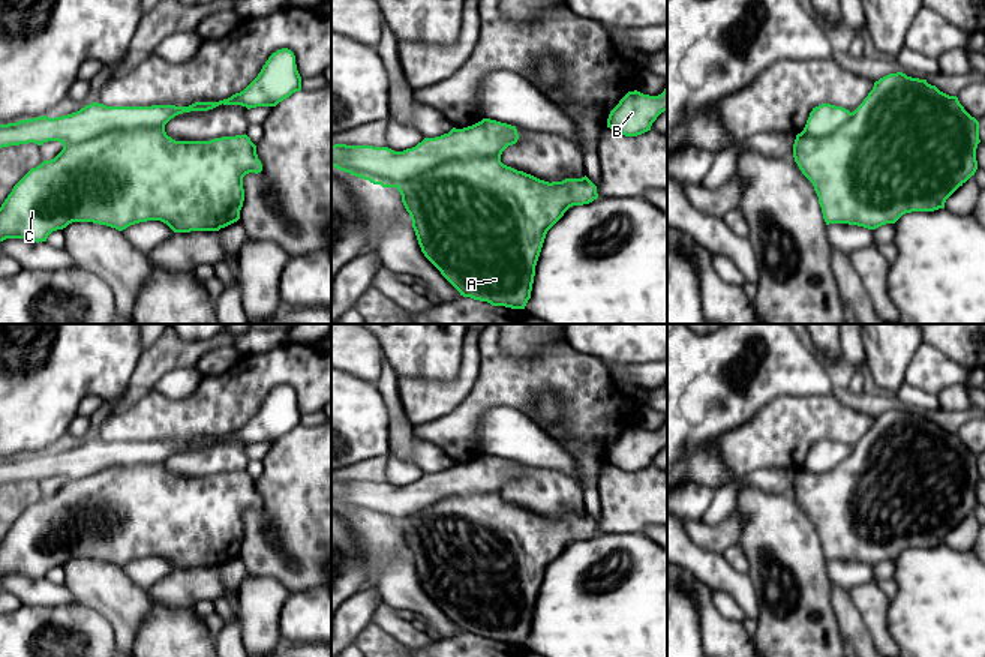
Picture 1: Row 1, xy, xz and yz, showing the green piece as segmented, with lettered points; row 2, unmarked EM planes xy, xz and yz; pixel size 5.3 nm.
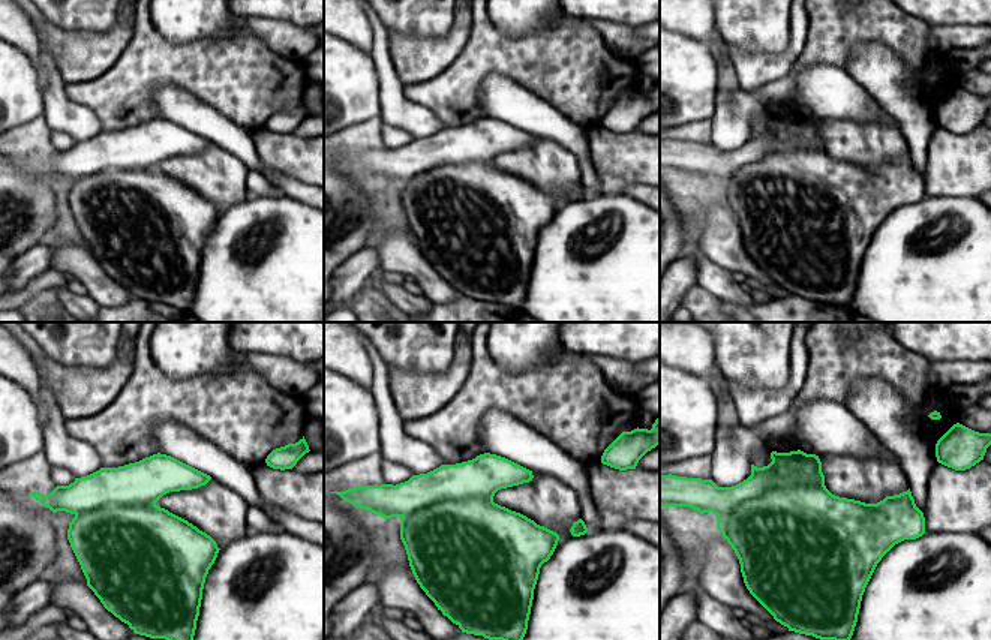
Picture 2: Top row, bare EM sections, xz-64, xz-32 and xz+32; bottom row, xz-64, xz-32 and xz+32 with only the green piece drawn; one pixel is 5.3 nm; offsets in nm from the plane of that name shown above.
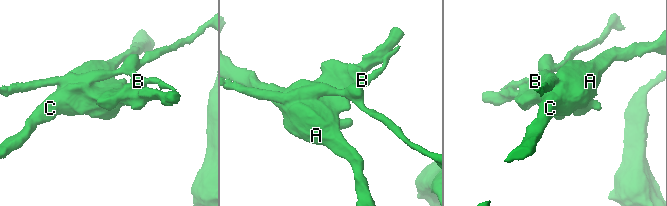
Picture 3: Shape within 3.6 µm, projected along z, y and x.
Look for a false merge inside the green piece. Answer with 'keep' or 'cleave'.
cleave

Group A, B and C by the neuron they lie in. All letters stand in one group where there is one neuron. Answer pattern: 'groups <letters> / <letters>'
groups A C / B

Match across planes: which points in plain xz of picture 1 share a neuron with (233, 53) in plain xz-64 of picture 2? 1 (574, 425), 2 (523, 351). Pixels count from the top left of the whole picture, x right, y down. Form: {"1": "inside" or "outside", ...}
{"1": "inside", "2": "outside"}

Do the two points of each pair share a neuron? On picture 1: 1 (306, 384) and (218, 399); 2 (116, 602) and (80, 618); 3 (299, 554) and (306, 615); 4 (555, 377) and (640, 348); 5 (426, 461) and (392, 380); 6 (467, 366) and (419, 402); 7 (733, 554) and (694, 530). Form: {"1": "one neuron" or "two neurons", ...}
{"1": "one neuron", "2": "two neurons", "3": "two neurons", "4": "two neurons", "5": "one neuron", "6": "one neuron", "7": "two neurons"}

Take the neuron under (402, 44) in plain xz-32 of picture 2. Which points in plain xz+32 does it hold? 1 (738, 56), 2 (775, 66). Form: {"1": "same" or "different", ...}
{"1": "same", "2": "same"}

